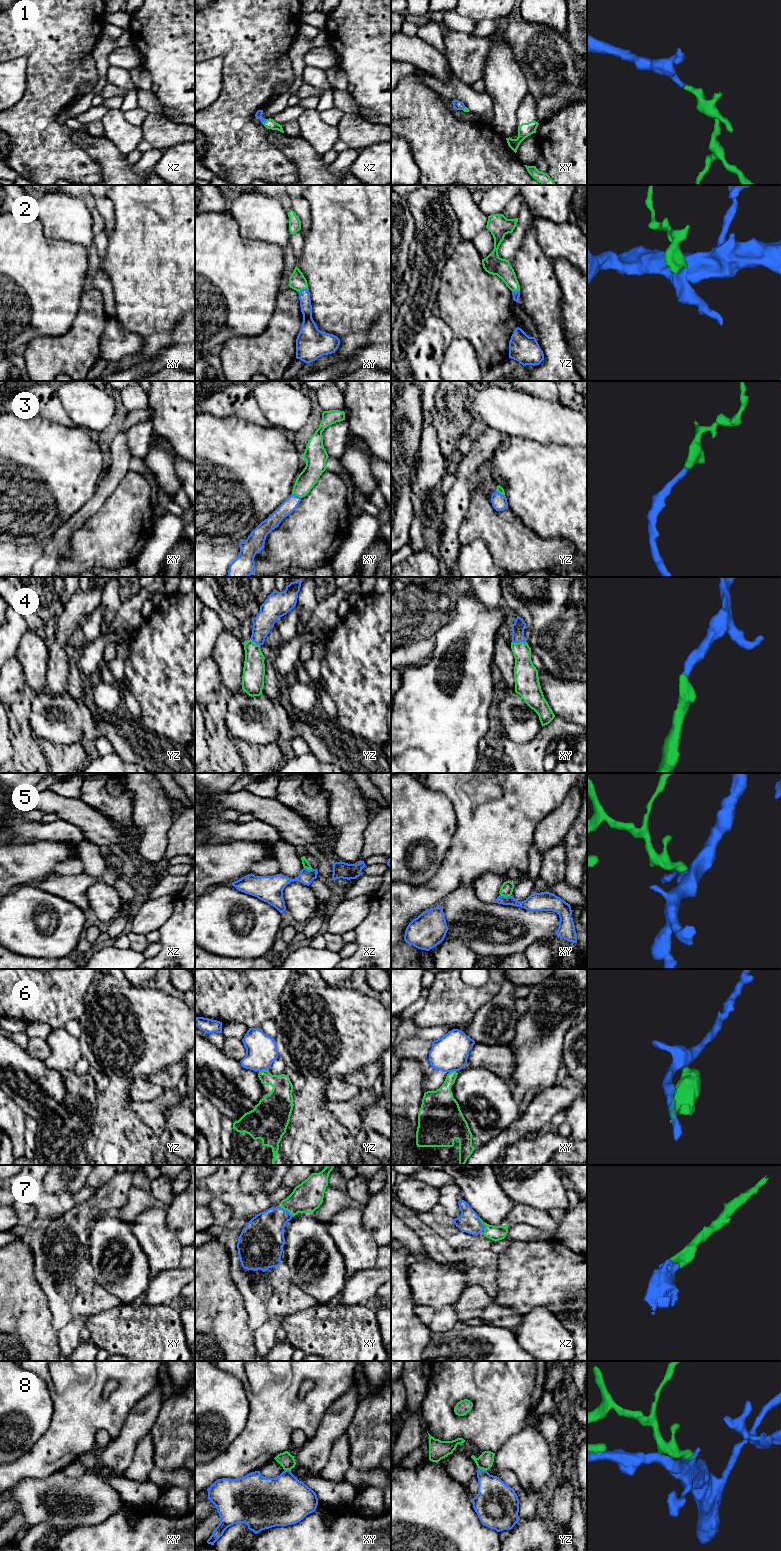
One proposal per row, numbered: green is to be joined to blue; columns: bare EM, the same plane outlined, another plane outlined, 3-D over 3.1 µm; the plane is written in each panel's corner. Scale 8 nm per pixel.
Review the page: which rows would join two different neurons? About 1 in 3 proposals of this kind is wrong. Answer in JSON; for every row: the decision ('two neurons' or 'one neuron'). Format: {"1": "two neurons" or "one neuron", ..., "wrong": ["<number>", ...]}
{"1": "one neuron", "2": "two neurons", "3": "one neuron", "4": "one neuron", "5": "two neurons", "6": "two neurons", "7": "one neuron", "8": "two neurons", "wrong": ["2", "5", "6", "8"]}

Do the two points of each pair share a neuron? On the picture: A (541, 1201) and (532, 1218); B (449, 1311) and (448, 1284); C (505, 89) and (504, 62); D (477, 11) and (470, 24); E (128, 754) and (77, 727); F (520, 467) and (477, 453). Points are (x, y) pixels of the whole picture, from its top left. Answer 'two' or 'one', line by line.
A: two
B: two
C: one
D: two
E: one
F: two

